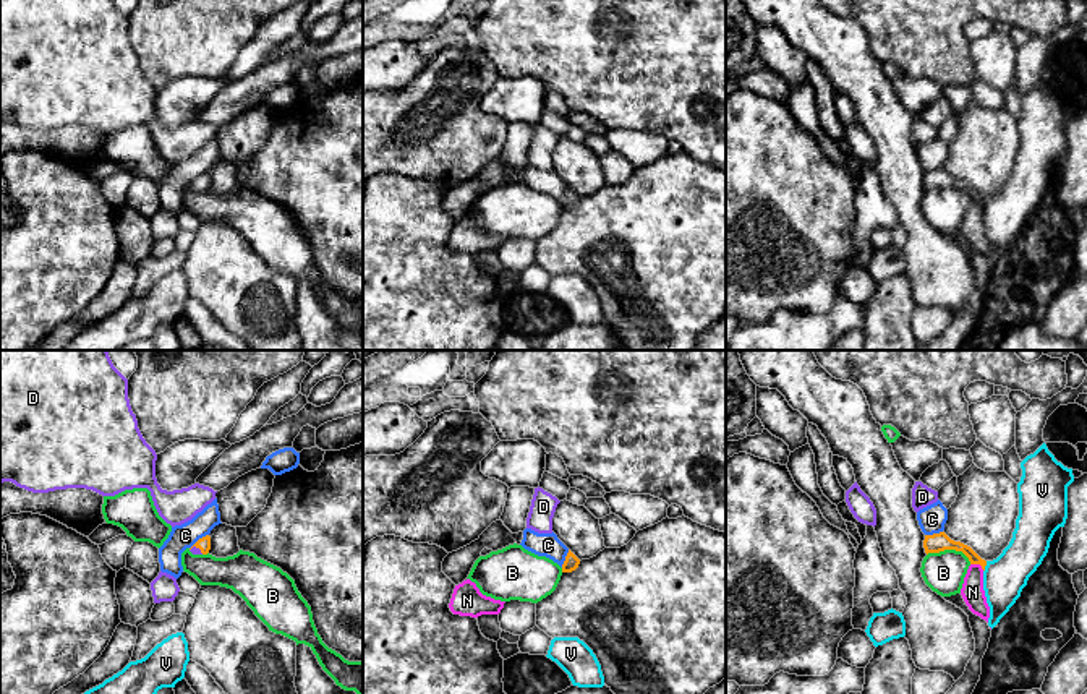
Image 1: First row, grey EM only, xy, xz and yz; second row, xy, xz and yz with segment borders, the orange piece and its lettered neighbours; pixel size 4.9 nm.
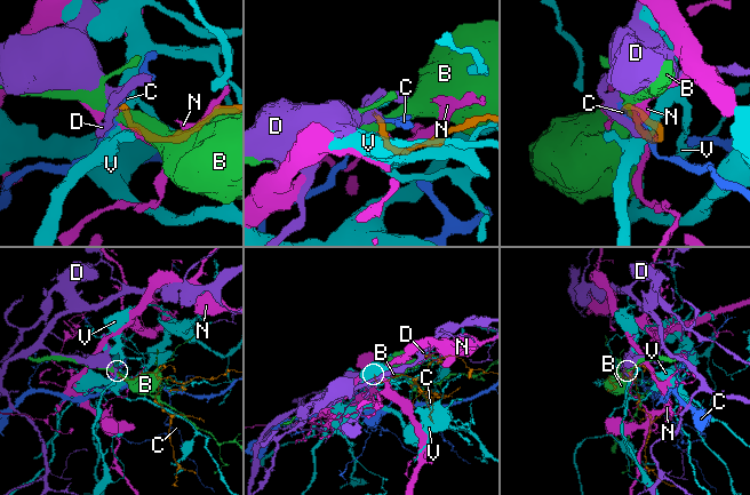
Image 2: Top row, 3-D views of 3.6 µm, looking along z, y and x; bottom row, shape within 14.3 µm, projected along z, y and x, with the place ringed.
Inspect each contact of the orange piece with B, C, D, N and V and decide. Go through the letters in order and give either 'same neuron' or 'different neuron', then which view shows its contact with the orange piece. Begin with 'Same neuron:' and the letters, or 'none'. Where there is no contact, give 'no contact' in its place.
Same neuron: D
B: different neuron | yz
C: different neuron | xy
D: same neuron | xy
N: different neuron | yz
V: different neuron | yz

